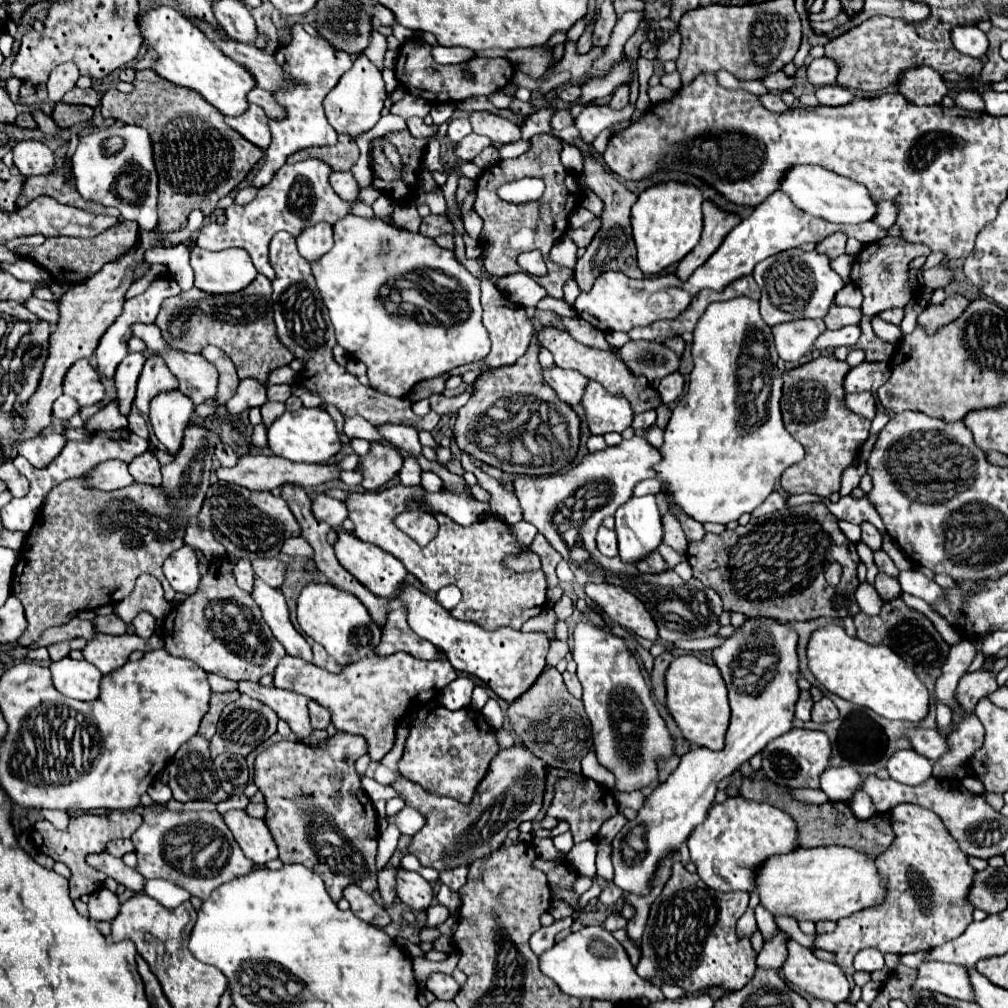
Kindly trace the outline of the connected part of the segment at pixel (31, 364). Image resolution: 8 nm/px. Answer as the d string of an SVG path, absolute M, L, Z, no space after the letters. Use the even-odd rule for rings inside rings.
M39 322L31 326L31 332L23 336L17 350L13 352L7 376L19 404L25 404L37 392L43 366L49 356L47 354L49 334L51 334L51 324Z

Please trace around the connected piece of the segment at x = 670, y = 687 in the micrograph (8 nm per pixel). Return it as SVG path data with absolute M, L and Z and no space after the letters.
M683 654L675 658L665 672L667 688L667 708L677 722L681 734L695 746L705 746L711 750L723 748L723 738L729 726L729 700L725 680L715 664L701 662L693 654Z

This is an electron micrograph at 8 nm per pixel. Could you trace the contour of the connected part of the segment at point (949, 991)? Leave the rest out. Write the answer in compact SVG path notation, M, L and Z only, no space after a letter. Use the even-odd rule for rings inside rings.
M923 962L917 968L917 978L913 982L913 992L931 990L941 992L959 1000L973 1000L973 988L967 976L967 970L959 964L949 962Z

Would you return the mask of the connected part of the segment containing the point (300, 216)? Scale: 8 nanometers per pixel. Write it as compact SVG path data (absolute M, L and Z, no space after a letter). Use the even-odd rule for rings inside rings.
M303 160L299 164L285 164L283 168L277 170L277 174L273 176L273 180L269 184L265 184L263 188L259 188L257 196L245 204L233 204L229 206L229 210L225 210L225 222L209 222L205 224L199 234L195 244L199 248L205 250L225 250L225 248L245 248L257 268L259 274L265 274L269 280L275 278L275 272L269 264L269 242L275 236L275 232L279 230L287 230L289 234L297 236L307 222L309 224L317 224L321 220L335 224L343 214L347 214L355 204L359 204L359 200L343 200L341 196L337 196L329 184L329 176L331 176L331 166L325 164L323 160Z

